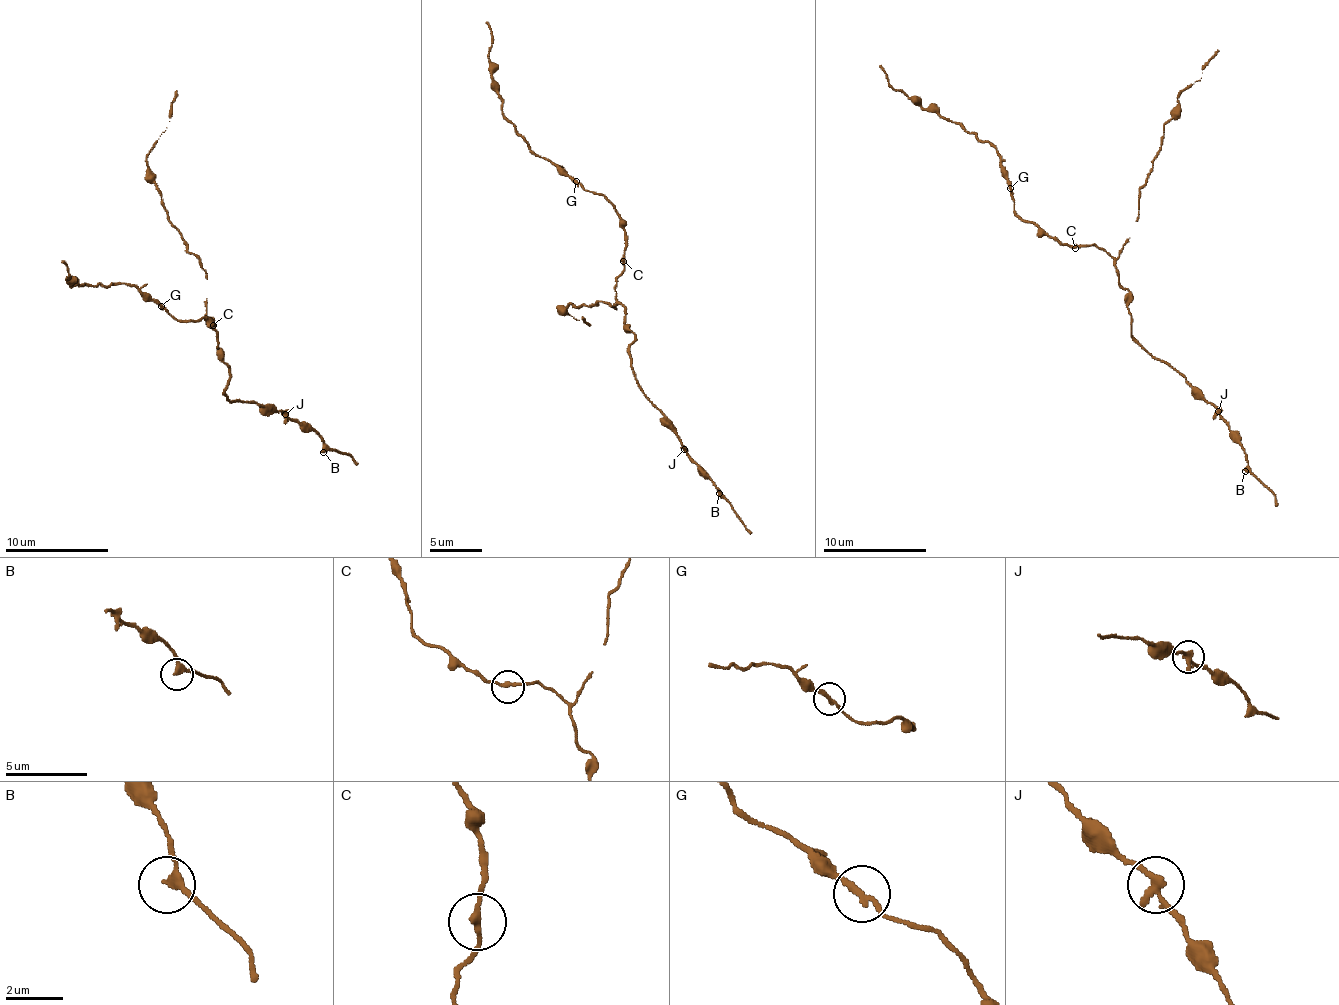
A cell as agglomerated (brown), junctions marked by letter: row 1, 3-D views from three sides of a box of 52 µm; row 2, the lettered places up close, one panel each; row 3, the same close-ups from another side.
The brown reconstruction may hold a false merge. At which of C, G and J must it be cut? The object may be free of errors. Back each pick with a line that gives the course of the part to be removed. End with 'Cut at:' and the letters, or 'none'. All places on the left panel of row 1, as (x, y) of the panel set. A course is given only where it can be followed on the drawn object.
Cut at: none

